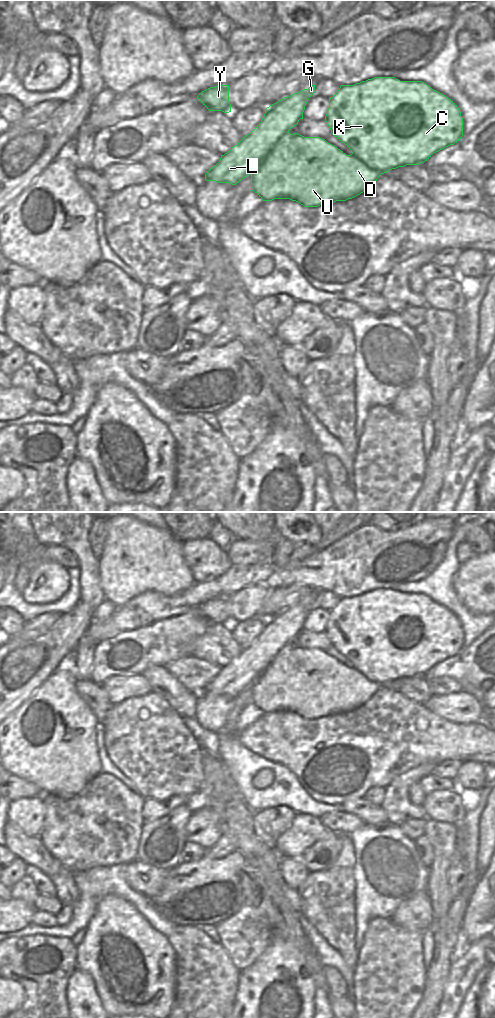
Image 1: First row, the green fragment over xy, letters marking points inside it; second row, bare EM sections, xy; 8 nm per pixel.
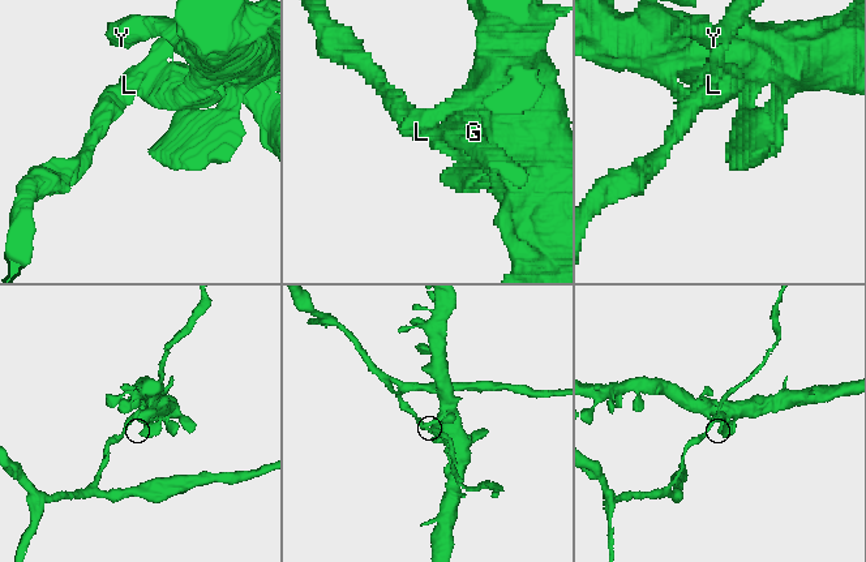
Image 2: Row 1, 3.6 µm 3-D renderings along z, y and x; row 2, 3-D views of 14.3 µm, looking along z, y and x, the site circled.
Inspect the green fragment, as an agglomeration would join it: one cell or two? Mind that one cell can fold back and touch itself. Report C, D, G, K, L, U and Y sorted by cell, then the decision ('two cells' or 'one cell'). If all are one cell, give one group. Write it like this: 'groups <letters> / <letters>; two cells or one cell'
groups C D K U Y / G L; two cells

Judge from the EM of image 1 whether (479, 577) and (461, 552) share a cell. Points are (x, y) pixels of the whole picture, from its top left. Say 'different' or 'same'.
different

